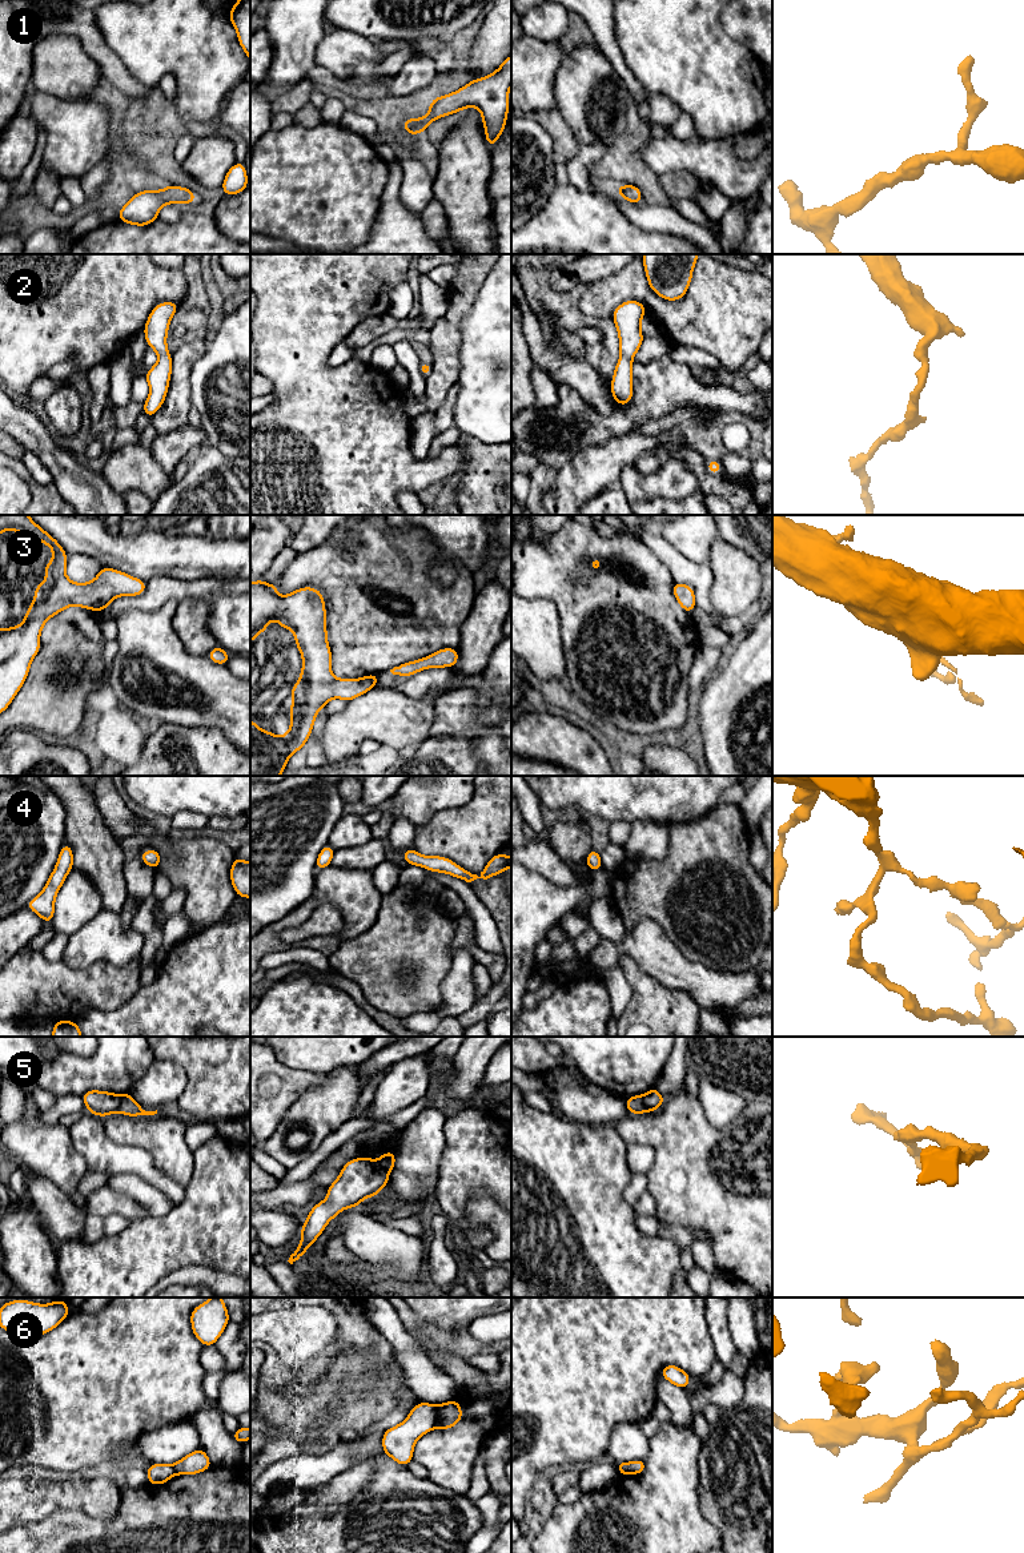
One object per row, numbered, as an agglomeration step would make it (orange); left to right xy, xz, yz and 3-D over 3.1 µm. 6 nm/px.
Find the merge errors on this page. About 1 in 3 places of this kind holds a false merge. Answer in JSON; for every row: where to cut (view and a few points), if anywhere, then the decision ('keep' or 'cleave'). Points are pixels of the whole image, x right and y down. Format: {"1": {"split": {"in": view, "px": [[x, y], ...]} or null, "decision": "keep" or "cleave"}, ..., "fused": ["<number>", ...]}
{"1": {"split": null, "decision": "keep"}, "2": {"split": null, "decision": "keep"}, "3": {"split": null, "decision": "keep"}, "4": {"split": null, "decision": "keep"}, "5": {"split": {"in": "xy", "px": [[121, 1095], [116, 1111]]}, "decision": "cleave"}, "6": {"split": {"in": "xz", "px": [[436, 1405], [433, 1427]]}, "decision": "cleave"}, "fused": ["5", "6"]}

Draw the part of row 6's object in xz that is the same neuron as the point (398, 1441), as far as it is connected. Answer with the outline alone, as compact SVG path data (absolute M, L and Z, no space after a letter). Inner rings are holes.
M418 1403L401 1424L384 1432L382 1451L395 1463L406 1467L413 1461L413 1449L421 1436L434 1428L435 1405Z

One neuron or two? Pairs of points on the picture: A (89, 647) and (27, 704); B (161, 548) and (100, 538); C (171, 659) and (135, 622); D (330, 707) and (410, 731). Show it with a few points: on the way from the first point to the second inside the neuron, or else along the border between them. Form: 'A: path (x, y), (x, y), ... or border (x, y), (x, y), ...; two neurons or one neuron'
A: path (68, 651), (53, 656), (44, 683); one neuron
B: path (147, 548), (115, 548); one neuron
C: path (161, 650), (143, 631); one neuron
D: border (348, 703), (342, 711), (329, 715); two neurons

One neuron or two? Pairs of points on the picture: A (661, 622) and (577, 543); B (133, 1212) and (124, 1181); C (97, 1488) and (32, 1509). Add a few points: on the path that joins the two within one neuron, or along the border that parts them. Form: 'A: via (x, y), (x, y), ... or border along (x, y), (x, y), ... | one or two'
A: via (655, 591), (655, 576), (629, 550), (607, 548) | one
B: border along (107, 1186), (133, 1198), (149, 1215) | two
C: via (81, 1495), (56, 1495), (48, 1499) | one

